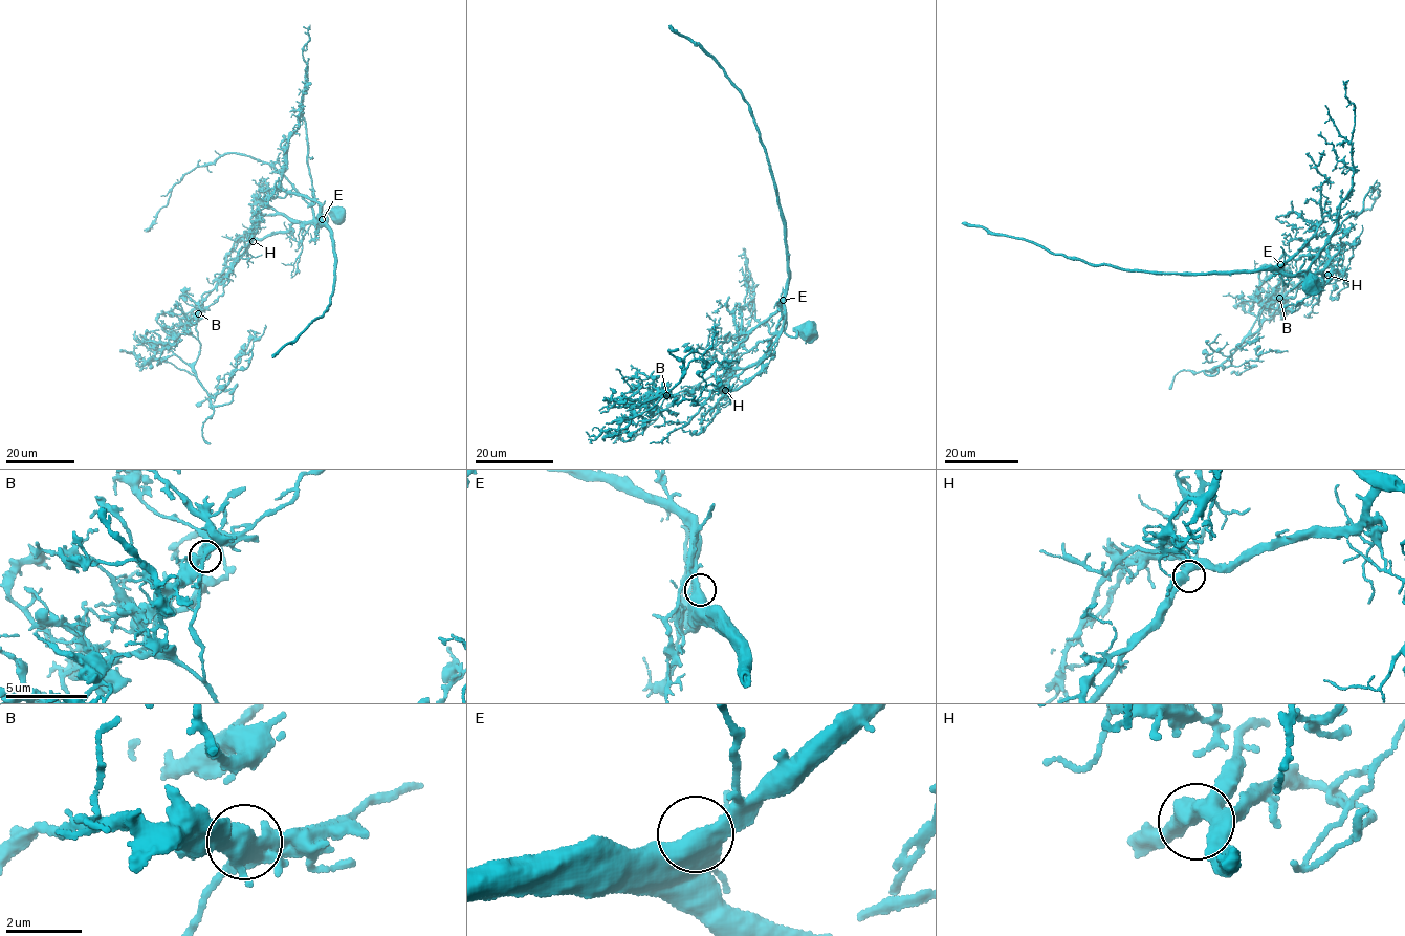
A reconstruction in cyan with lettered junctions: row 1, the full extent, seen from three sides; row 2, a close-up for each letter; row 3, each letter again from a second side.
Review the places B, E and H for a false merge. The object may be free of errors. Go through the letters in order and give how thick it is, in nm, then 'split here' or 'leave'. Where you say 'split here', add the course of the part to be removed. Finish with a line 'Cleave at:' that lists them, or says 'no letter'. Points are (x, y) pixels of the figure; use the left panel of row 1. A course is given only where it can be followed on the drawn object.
B: calibre 500 nm; split here; course (198, 312), (185, 328), (200, 344), (195, 374), (216, 407), (232, 401), (236, 362), (265, 324)
E: calibre 550 nm; leave
H: calibre 500 nm; leave
Cleave at: B

